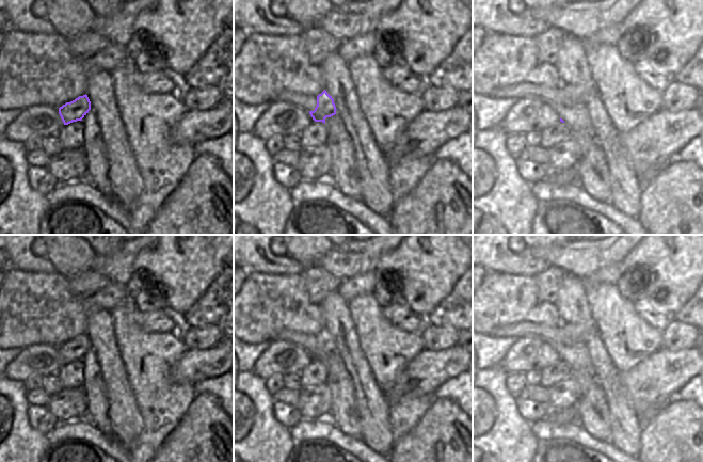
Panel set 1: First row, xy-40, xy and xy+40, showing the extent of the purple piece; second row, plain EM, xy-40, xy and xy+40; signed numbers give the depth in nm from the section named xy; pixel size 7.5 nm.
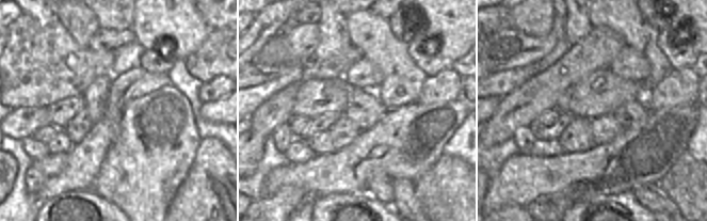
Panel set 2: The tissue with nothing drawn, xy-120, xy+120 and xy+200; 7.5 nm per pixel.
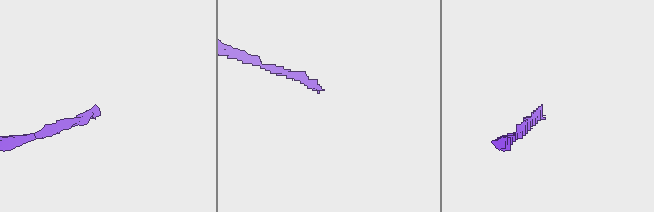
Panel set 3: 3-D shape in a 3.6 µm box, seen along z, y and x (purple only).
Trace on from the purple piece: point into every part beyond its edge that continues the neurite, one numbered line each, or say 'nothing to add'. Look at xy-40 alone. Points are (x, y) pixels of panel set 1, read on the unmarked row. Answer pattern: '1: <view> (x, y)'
nothing to add

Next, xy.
nothing to add

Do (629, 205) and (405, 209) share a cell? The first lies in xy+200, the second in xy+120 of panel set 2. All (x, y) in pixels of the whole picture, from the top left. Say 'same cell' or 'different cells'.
different cells

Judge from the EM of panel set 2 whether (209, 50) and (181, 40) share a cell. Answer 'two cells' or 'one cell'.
two cells

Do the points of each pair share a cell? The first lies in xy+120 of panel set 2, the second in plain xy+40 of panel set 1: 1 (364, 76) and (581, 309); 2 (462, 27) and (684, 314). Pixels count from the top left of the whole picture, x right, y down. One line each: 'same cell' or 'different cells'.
1: different cells
2: different cells

